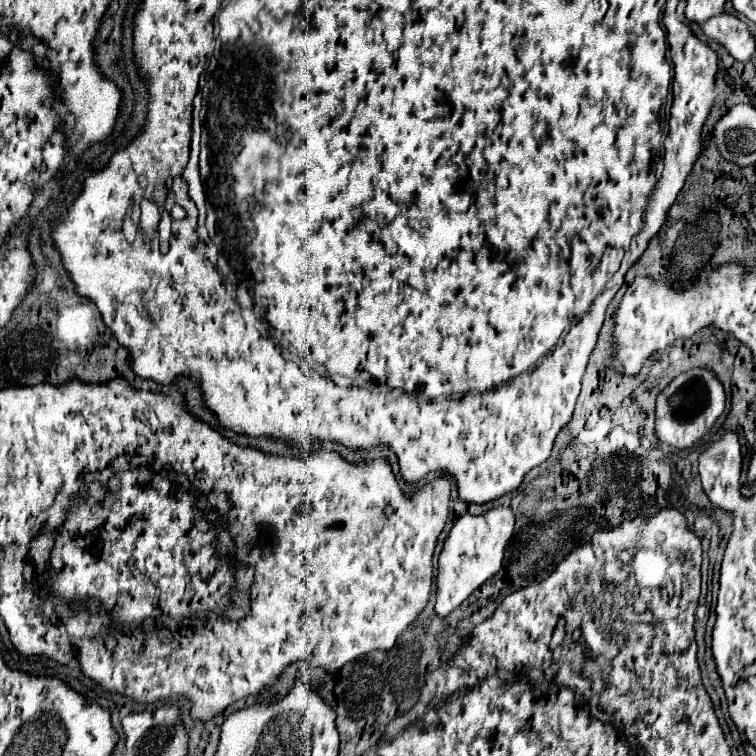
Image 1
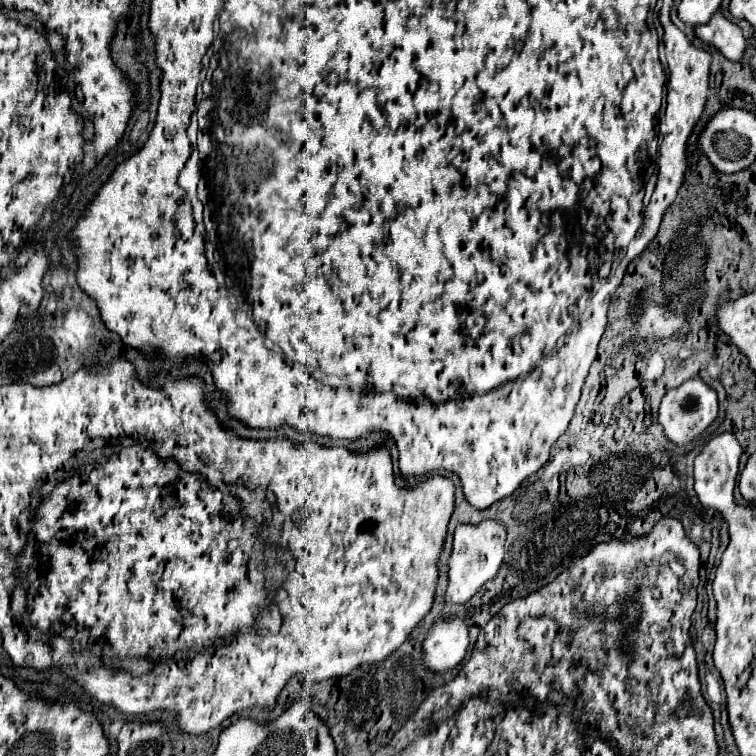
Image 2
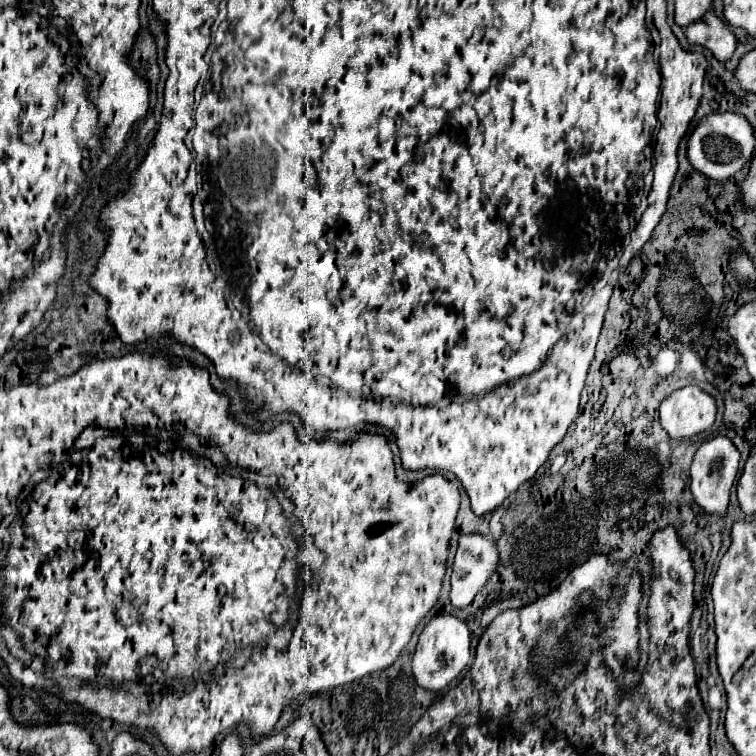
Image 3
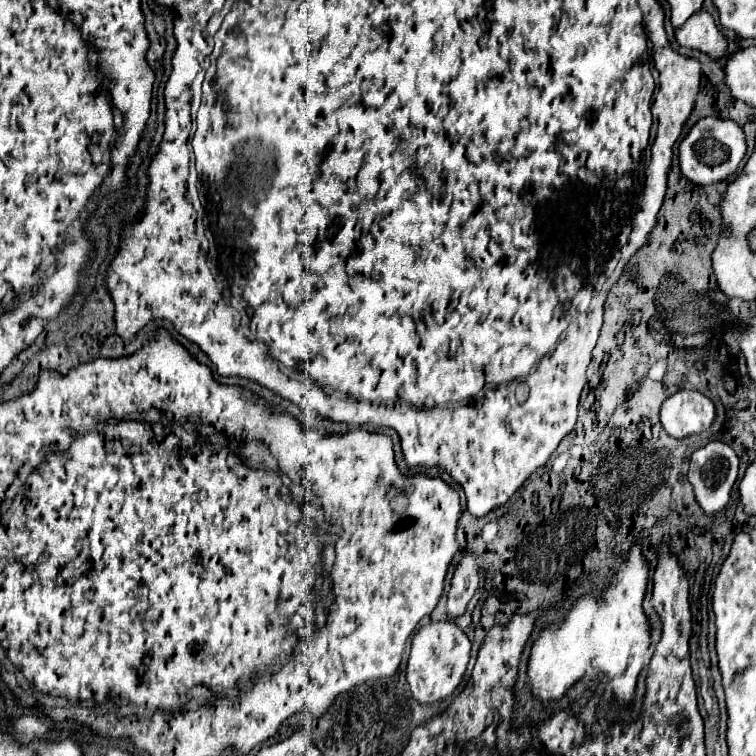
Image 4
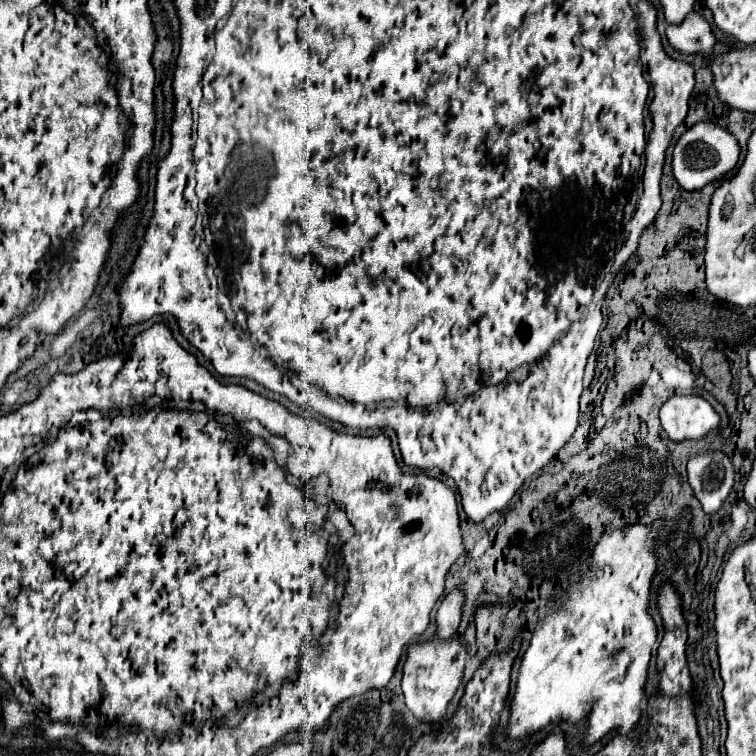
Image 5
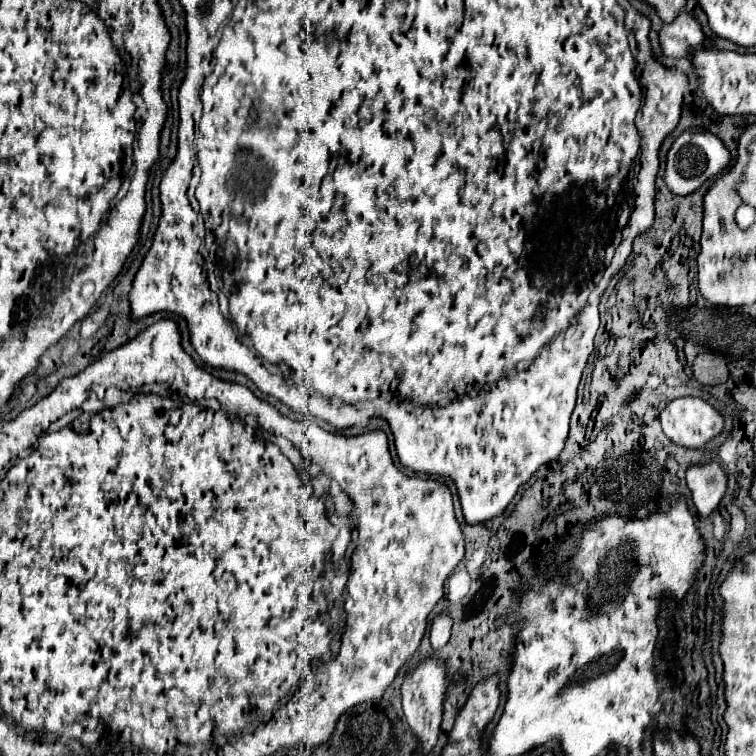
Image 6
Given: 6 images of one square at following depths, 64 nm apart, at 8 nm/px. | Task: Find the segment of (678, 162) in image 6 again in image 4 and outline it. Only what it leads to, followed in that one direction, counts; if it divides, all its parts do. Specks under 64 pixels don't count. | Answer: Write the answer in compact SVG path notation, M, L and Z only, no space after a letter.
M702 118L680 144L680 168L692 184L714 184L732 176L746 156L746 136L738 122L730 118Z

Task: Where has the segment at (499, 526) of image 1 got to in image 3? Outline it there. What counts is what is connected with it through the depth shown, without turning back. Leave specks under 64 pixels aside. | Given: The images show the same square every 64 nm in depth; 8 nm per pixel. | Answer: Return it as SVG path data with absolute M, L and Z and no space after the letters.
M480 532L462 534L452 566L450 600L454 608L468 606L478 590L492 578L498 568L496 540Z

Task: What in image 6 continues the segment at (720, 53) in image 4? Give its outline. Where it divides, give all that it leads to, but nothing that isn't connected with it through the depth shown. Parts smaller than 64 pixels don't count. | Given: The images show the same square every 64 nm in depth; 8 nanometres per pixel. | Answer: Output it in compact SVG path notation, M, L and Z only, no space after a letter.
M680 14L676 22L664 24L660 30L660 46L664 56L682 58L700 48L704 40L706 34L692 14Z

